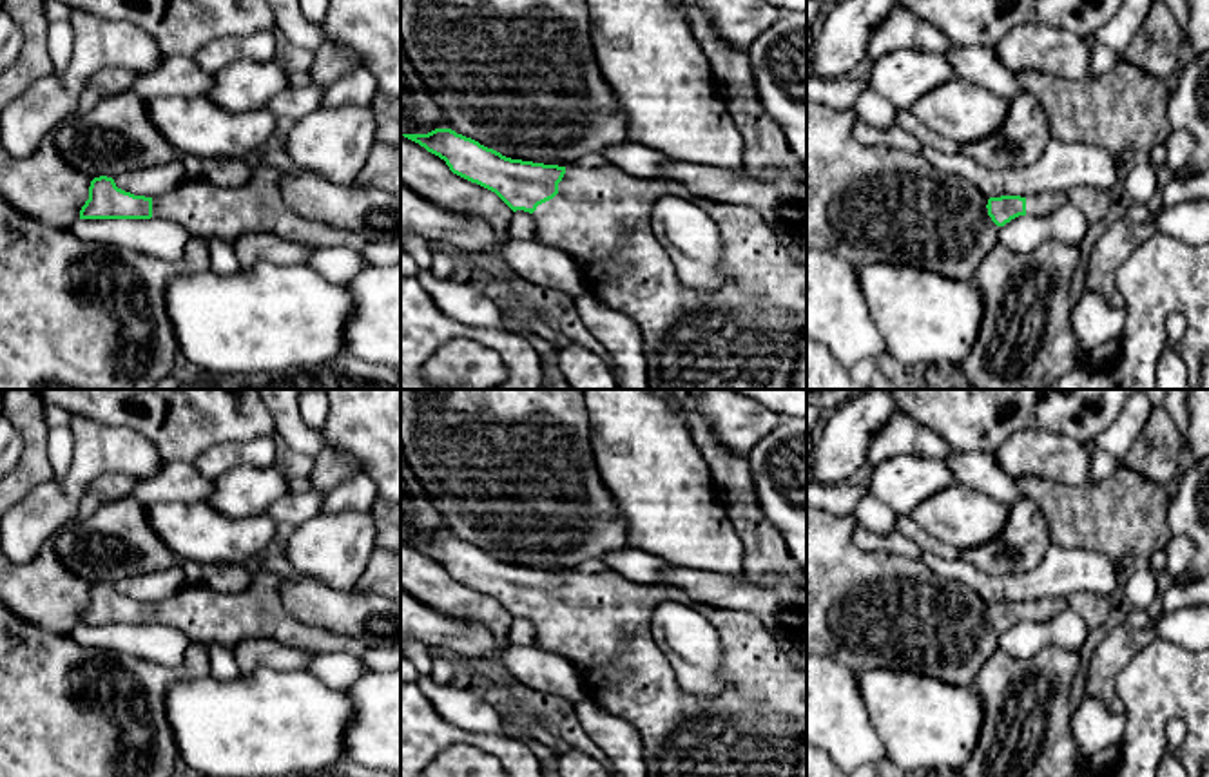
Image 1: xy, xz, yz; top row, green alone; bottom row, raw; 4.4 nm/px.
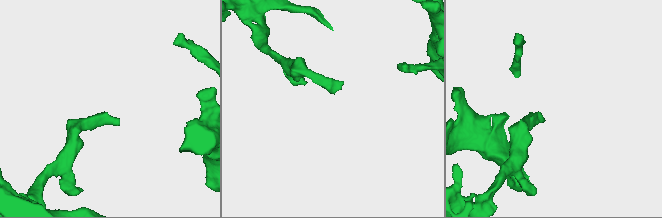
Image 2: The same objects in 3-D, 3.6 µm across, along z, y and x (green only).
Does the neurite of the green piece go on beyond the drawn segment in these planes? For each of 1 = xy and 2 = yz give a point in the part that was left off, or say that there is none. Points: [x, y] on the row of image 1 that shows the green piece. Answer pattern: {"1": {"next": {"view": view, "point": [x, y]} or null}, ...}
{"1": {"next": {"view": "xy", "point": [205, 209]}}, "2": {"next": {"view": "yz", "point": [1035, 205]}}}

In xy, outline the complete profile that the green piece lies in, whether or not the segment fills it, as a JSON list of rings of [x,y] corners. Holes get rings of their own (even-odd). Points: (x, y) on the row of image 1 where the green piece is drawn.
[[[252,159],[252,174],[241,187],[187,177],[158,197],[134,196],[118,188],[112,177],[100,176],[91,181],[80,219],[170,219],[192,237],[218,237],[232,245],[248,232],[272,232],[314,248],[361,243],[339,226],[290,210],[279,187],[285,176],[286,172]]]

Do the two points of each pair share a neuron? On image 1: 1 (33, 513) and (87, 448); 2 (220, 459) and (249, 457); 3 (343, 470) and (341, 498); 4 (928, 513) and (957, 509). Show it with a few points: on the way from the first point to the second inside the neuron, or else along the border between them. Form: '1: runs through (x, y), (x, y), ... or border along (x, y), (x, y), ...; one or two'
1: runs through (51, 504), (87, 466); one
2: runs through (227, 457), (241, 457); one
3: border along (361, 475), (341, 480), (325, 493); two
4: runs through (936, 513), (950, 513); one

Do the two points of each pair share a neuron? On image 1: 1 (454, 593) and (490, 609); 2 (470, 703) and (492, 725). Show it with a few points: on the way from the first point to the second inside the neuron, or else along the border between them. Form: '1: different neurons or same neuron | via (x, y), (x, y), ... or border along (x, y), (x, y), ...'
1: same neuron | via (463, 602), (481, 607)
2: same neuron | via (475, 709), (486, 719)

